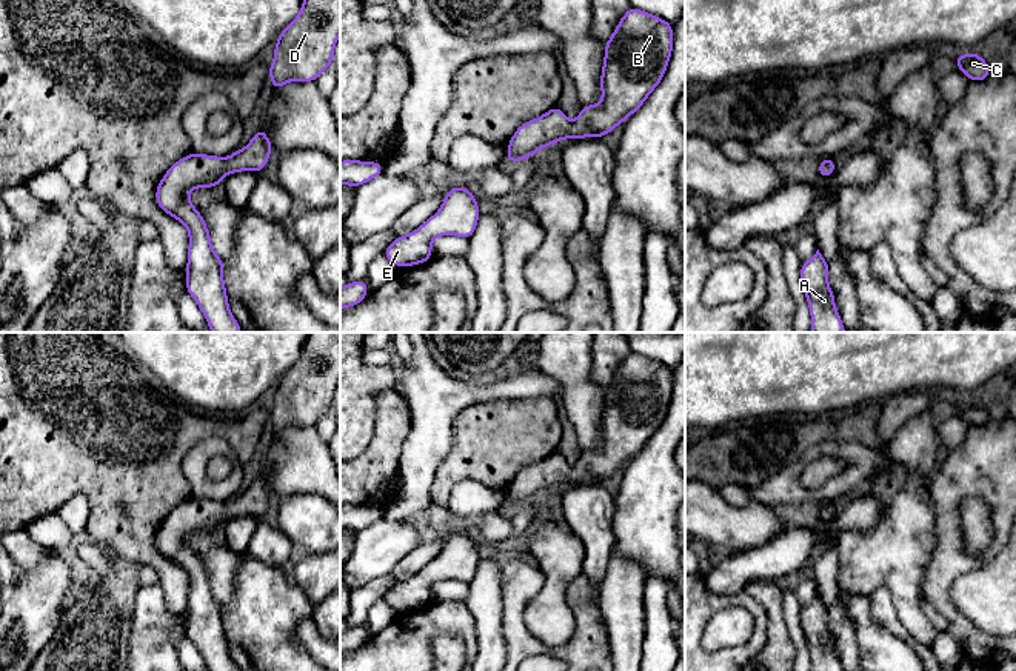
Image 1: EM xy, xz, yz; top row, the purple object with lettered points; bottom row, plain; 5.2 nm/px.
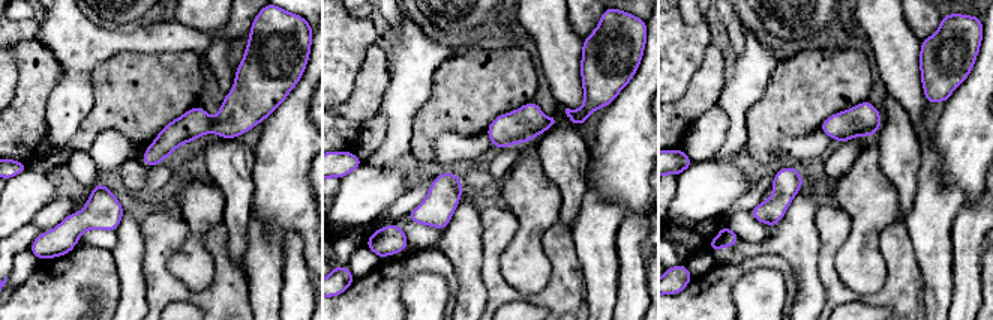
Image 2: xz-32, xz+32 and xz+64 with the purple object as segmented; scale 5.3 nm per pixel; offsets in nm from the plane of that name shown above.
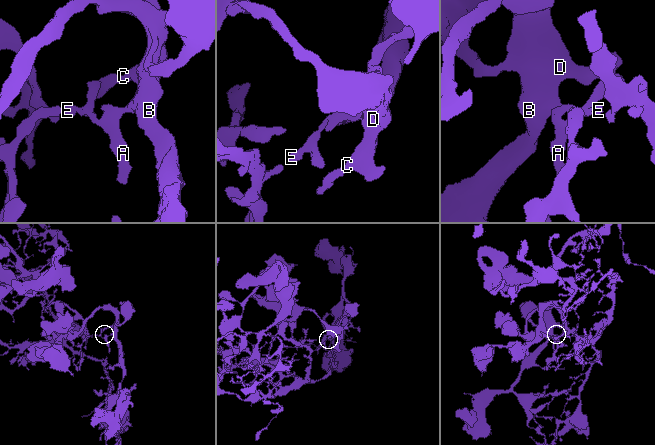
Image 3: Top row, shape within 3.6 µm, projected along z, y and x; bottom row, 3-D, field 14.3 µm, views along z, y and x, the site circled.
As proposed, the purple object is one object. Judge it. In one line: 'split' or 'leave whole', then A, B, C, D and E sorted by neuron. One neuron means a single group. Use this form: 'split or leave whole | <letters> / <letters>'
leave whole | A B C D E

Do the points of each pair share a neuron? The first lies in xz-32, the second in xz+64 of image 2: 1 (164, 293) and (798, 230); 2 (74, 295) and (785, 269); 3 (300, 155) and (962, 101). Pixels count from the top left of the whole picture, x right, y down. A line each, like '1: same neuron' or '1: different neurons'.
1: different neurons
2: same neuron
3: same neuron

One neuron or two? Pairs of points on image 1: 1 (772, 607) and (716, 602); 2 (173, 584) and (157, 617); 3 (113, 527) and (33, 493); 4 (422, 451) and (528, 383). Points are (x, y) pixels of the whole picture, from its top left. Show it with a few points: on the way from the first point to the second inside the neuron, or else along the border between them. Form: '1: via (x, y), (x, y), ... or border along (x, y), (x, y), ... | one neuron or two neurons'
1: border along (744, 591), (765, 613), (767, 640) | two neurons
2: border along (159, 582), (165, 605), (173, 613), (185, 613) | two neurons
3: via (102, 504), (85, 487), (56, 487) | one neuron
4: via (436, 420), (465, 391), (497, 390) | one neuron

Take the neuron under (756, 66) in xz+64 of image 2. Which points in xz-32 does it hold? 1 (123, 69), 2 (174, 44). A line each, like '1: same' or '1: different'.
1: different
2: same

